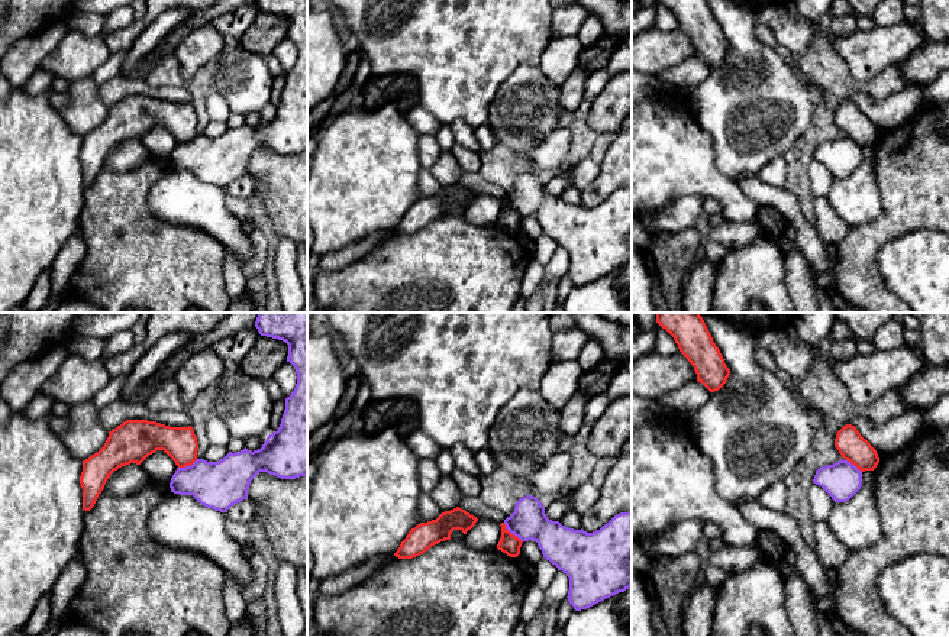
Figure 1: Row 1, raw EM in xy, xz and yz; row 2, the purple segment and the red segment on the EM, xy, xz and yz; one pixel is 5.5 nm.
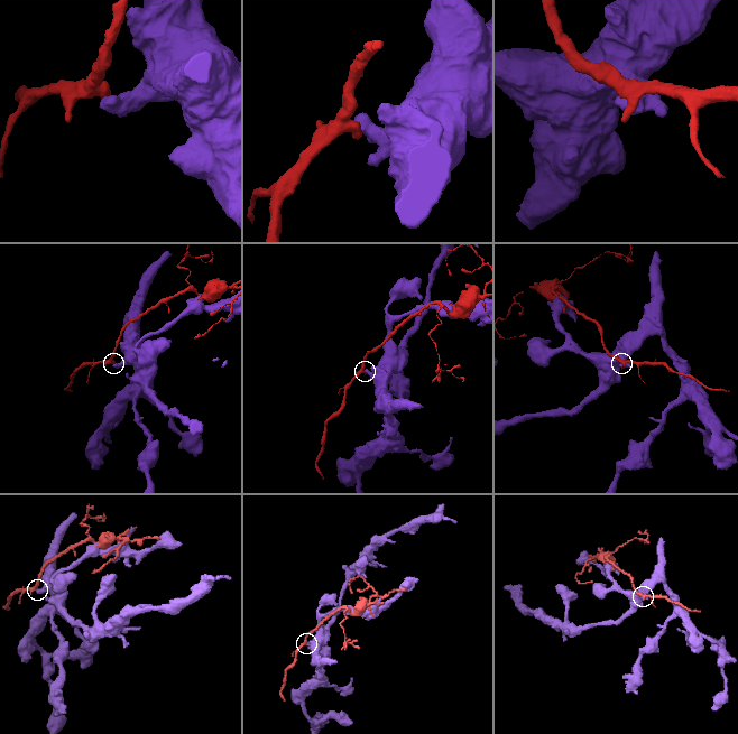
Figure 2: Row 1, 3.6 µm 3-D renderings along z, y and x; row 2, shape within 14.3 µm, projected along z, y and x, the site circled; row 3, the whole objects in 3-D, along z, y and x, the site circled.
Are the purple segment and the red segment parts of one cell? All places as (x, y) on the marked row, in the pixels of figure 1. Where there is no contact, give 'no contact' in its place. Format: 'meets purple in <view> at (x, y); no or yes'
meets purple in xz at (512, 533); no

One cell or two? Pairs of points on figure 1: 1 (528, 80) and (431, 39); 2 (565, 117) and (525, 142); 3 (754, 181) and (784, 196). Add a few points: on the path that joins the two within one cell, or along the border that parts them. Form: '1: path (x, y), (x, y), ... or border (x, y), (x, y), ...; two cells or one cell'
1: border (539, 62), (520, 64), (502, 83), (493, 102); two cells
2: border (562, 110), (557, 126); two cells
3: path (761, 188), (768, 196), (777, 196); one cell

